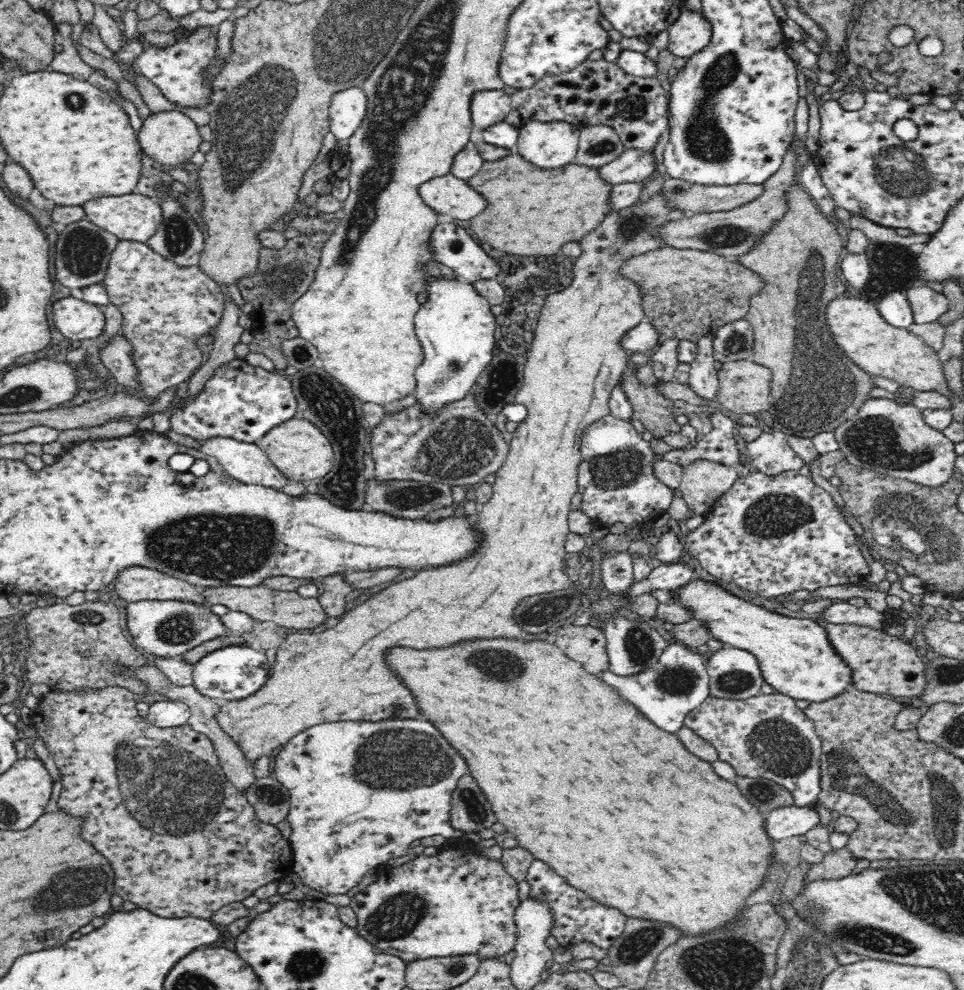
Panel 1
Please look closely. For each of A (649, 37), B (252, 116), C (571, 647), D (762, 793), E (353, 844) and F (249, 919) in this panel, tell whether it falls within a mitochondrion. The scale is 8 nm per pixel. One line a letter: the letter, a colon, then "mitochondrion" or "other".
A: other
B: mitochondrion
C: other
D: mitochondrion
E: other
F: other

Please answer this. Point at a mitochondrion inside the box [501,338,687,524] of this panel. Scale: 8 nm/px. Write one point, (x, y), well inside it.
(618, 468)

